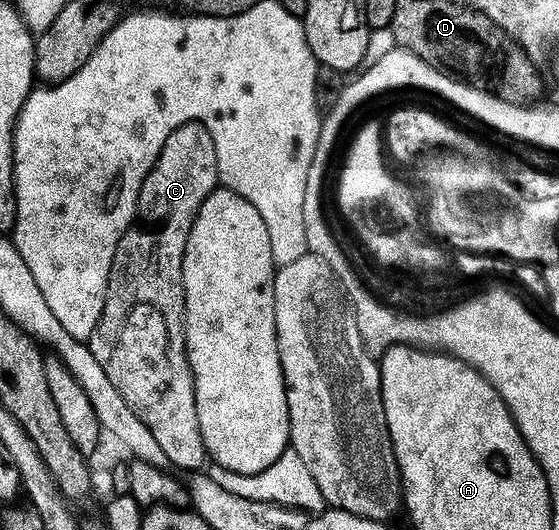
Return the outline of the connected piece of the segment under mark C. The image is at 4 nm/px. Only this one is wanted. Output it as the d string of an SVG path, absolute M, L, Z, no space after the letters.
M199 120L179 124L170 138L166 138L156 164L142 182L136 219L122 234L114 262L110 266L102 318L98 318L98 326L94 326L92 335L86 341L98 366L106 370L106 378L110 378L118 394L122 394L126 406L130 406L130 410L134 410L134 414L146 422L150 434L158 438L158 446L162 446L169 465L196 468L192 470L205 467L206 453L198 426L194 378L188 365L188 351L184 341L182 258L186 254L186 238L190 238L194 218L202 202L206 202L208 195L218 187L219 179L216 147L214 138L210 138L210 130L206 130L206 126Z

